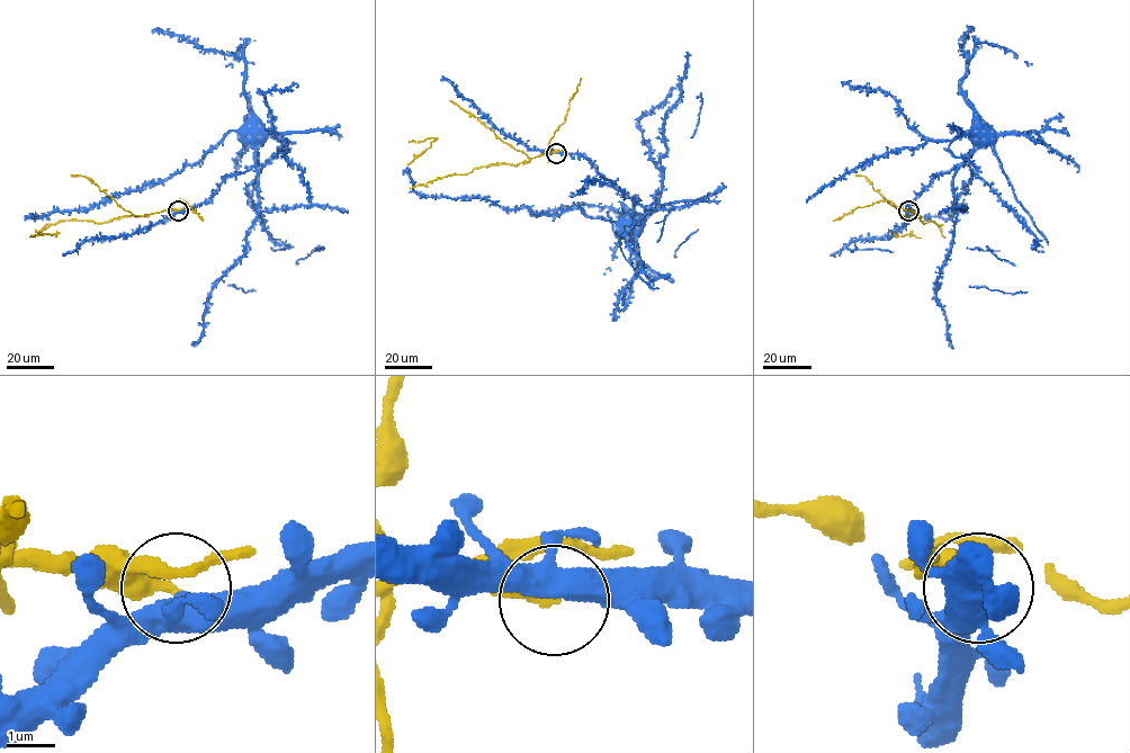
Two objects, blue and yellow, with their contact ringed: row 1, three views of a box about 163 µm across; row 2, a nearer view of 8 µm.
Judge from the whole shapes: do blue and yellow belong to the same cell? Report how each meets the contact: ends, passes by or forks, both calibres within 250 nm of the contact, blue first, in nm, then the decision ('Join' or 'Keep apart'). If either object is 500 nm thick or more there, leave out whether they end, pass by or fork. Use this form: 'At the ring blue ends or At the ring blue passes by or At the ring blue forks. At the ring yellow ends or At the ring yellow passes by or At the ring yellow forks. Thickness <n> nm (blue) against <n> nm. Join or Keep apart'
At the ring blue forks. At the ring yellow ends. Thickness 400 nm (blue) against 280 nm. Keep apart

